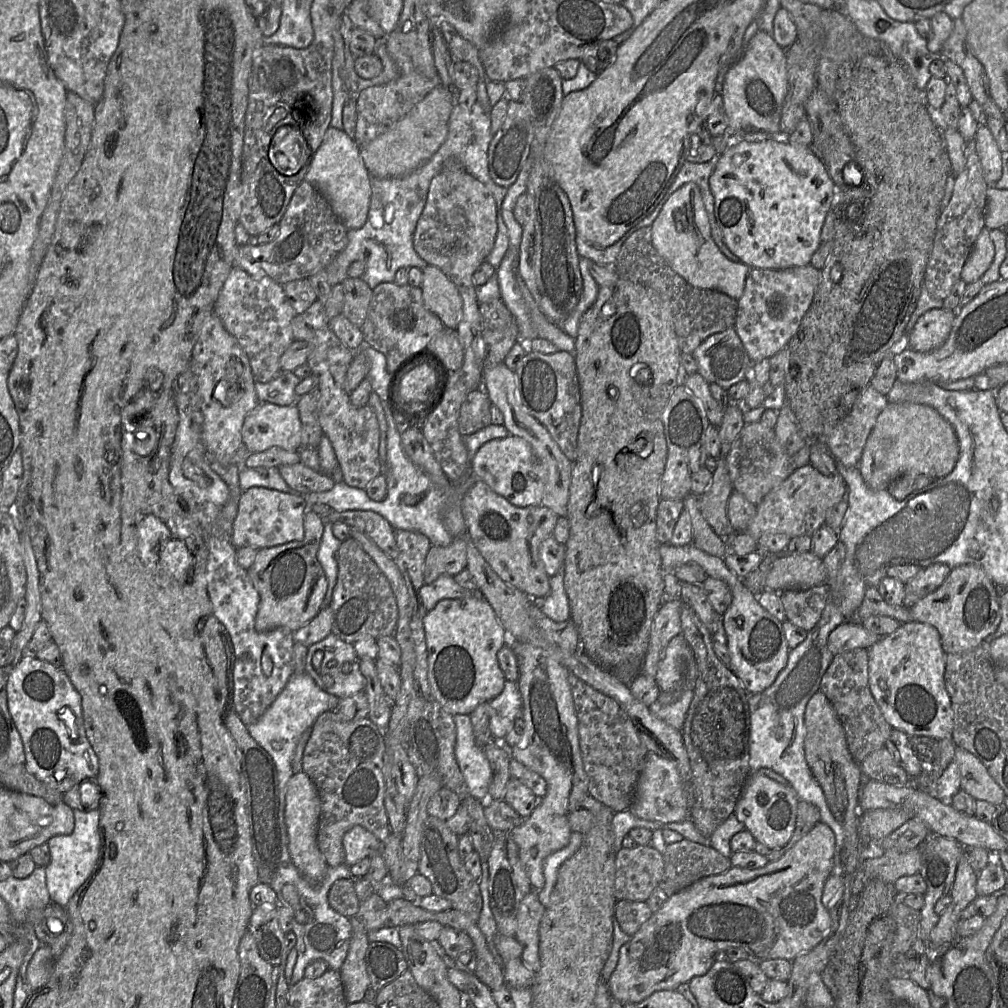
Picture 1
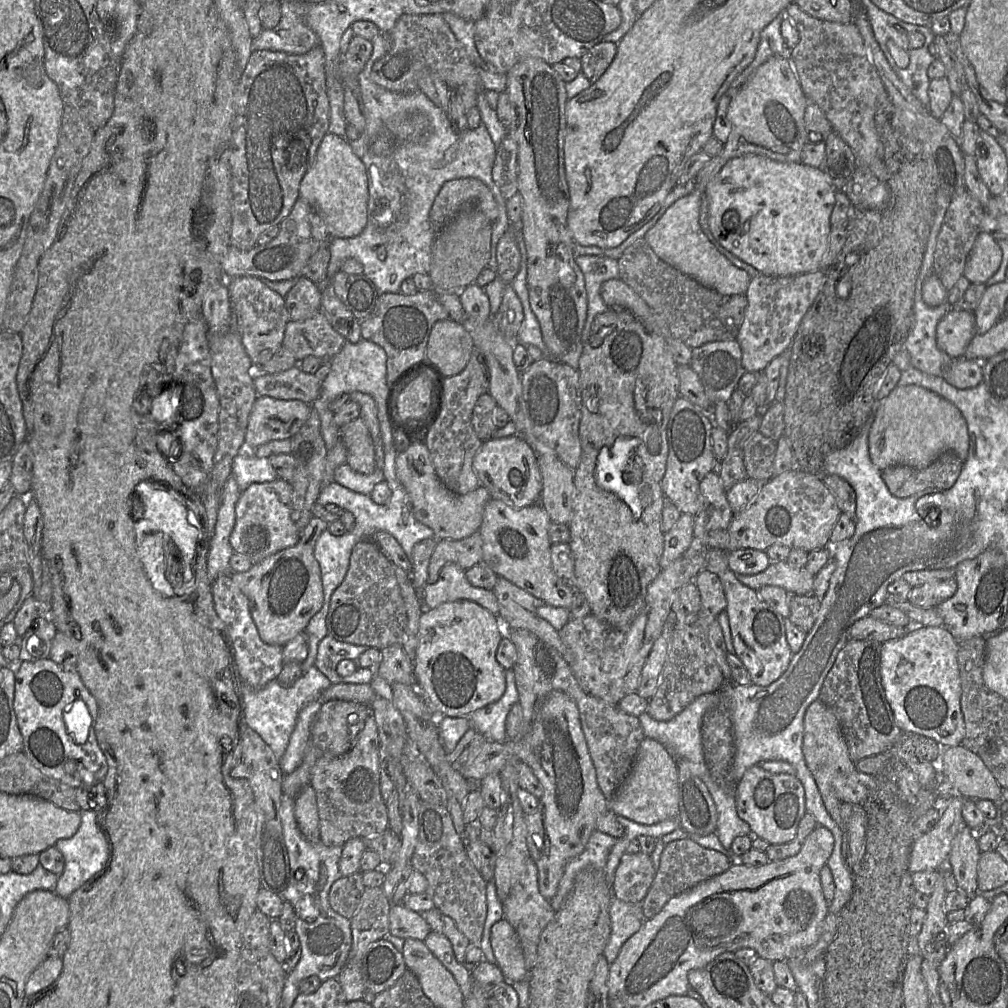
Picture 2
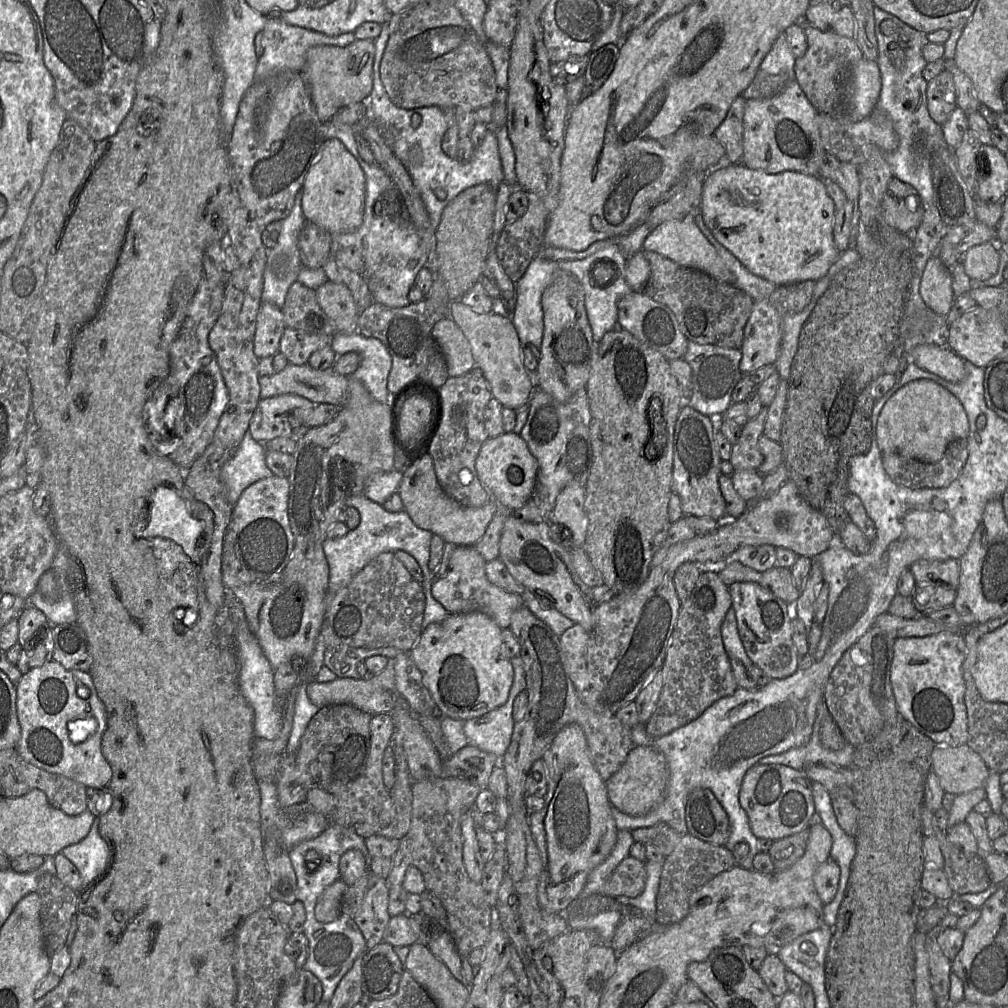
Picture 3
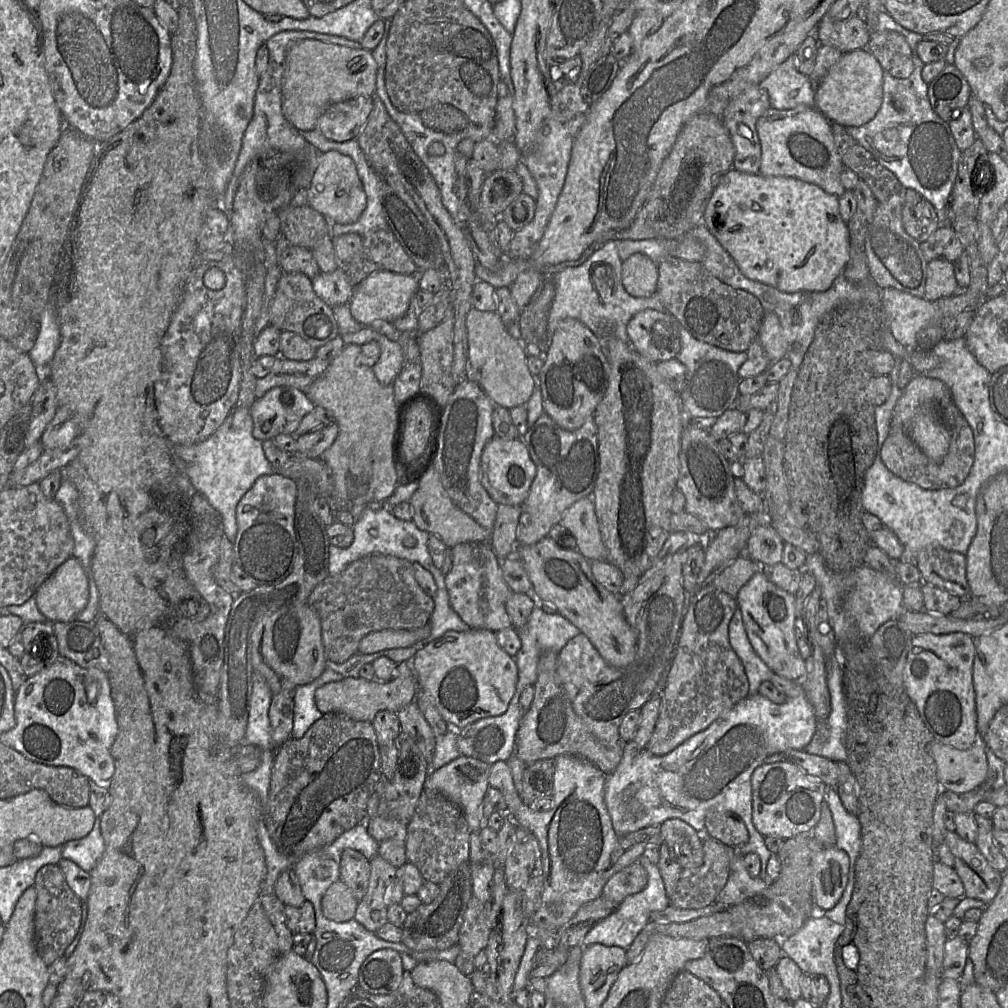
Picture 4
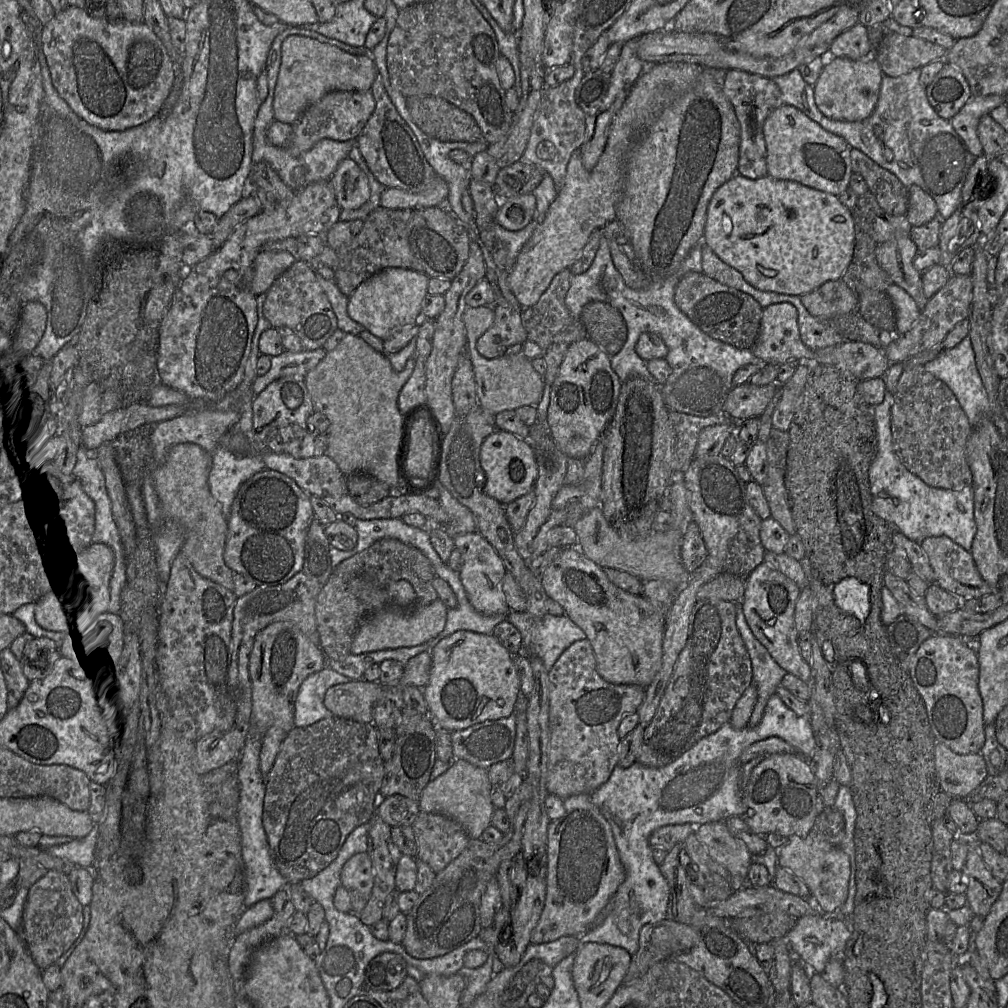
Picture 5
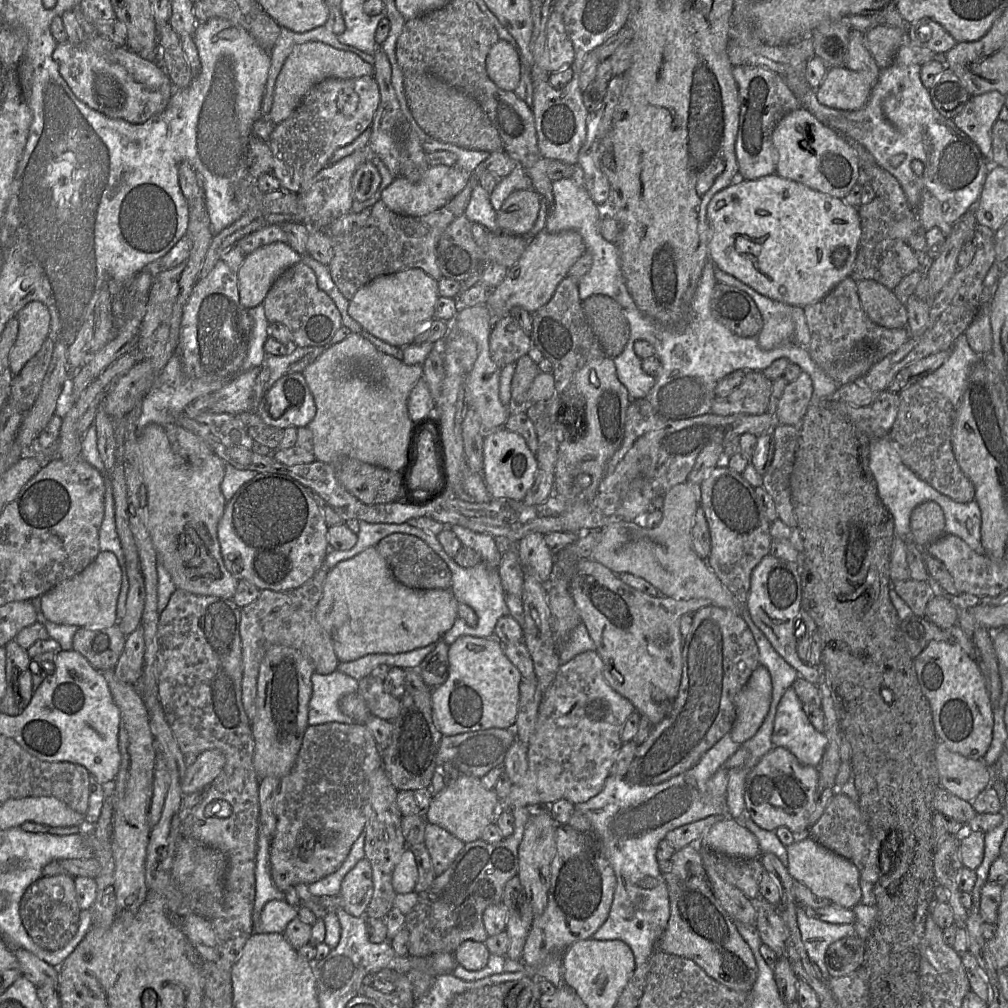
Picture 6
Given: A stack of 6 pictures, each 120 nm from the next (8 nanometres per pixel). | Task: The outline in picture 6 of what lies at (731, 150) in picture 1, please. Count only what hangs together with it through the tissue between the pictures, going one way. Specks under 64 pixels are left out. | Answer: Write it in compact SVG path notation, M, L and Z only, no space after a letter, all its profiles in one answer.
M776 173L753 180L737 178L732 184L718 191L711 198L707 206L707 219L710 226L708 254L715 267L734 276L764 296L802 308L808 304L820 301L840 281L846 277L850 277L861 236L861 226L857 207L847 204L844 199L814 190L794 180L781 177Z

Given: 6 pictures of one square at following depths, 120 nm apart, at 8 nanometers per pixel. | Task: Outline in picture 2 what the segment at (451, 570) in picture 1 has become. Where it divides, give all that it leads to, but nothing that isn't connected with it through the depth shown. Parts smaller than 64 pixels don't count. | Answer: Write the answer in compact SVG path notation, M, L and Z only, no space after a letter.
M477 531L462 540L438 540L428 566L427 584L435 584L441 569L447 563L455 563L464 570L483 561L483 542Z

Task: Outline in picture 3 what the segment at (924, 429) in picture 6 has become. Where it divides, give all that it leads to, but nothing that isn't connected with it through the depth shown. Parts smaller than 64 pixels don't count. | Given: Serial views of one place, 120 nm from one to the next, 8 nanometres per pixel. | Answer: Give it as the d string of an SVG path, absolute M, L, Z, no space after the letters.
M967 439L951 442L942 459L934 464L923 463L897 452L882 454L884 470L891 480L911 489L950 486L959 477L967 458Z

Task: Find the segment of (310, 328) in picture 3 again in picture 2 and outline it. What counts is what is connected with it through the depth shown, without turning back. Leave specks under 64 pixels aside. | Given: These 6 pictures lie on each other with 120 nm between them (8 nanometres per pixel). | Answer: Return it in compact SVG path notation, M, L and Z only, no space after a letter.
M300 276L285 296L291 321L302 321L321 310L322 291L306 276Z

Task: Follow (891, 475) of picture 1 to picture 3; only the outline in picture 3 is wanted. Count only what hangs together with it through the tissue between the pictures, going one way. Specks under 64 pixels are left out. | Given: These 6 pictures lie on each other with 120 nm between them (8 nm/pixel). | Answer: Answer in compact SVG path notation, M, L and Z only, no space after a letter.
M917 379L900 387L885 403L878 418L876 437L882 454L897 452L923 463L939 462L948 445L958 439L967 439L970 426L961 402L946 388L929 379Z

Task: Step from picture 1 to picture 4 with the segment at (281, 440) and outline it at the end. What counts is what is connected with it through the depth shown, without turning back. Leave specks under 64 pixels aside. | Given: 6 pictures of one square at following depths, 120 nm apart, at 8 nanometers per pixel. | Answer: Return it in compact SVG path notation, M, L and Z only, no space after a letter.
M291 386L274 387L250 407L253 436L263 442L279 434L293 435L303 417L314 408L306 392Z

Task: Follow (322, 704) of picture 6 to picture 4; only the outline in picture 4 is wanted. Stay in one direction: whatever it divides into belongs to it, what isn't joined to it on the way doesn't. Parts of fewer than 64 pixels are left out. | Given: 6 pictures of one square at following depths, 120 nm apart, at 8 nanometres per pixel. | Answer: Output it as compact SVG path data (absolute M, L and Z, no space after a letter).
M326 668L323 673L313 682L298 686L294 692L294 719L291 738L299 739L303 737L306 731L320 719L323 715L315 703L315 692L321 686L330 683L341 681L344 677Z

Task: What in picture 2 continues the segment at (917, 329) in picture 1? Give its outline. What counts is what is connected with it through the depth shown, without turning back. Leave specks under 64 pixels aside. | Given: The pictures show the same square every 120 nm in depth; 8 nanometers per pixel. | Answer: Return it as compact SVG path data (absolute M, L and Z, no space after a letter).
M950 309L937 325L937 346L952 359L963 358L974 334L973 312Z

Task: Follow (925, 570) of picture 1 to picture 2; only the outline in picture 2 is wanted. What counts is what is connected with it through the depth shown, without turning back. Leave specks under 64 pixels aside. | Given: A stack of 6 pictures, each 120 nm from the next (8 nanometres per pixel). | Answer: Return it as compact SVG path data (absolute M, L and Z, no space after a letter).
M955 578L926 583L911 588L908 602L920 608L936 608L942 602L951 598L957 591Z

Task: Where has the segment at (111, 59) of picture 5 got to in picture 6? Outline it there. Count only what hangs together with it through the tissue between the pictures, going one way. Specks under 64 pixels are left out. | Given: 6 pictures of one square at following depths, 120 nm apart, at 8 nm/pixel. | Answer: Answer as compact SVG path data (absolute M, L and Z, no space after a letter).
M100 34L88 35L83 45L74 45L69 41L58 43L53 59L59 65L61 76L81 102L107 117L142 124L161 113L171 96L138 83L124 67L111 61L109 52L113 47L119 46Z

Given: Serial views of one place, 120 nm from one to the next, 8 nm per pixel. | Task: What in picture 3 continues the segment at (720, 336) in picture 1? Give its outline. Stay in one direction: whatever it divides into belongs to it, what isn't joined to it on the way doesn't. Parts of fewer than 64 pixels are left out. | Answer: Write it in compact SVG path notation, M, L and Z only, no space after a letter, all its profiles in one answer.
M688 340L683 359L690 365L692 371L692 396L688 405L698 412L710 416L720 429L722 414L733 403L733 389L744 376L739 368L742 359L741 350L711 344L698 344Z

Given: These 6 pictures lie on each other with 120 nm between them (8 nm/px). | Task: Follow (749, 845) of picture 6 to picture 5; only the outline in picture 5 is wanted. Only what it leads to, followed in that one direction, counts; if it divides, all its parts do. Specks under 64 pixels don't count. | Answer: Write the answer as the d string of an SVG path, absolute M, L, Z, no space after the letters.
M724 821L699 825L695 833L710 857L724 866L737 889L741 888L747 882L748 870L753 862L753 855L746 844L729 832Z

